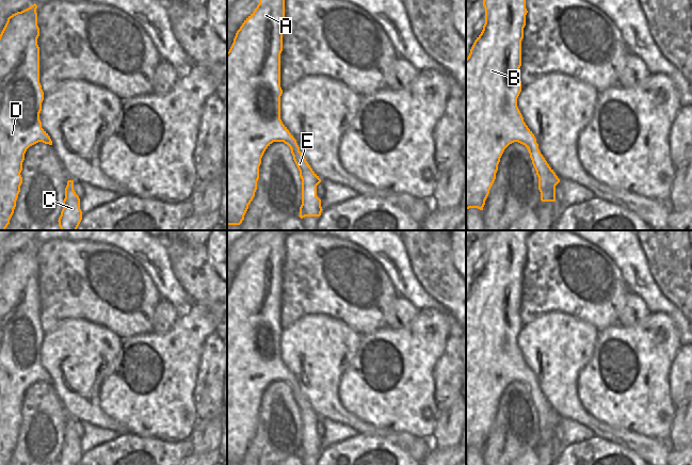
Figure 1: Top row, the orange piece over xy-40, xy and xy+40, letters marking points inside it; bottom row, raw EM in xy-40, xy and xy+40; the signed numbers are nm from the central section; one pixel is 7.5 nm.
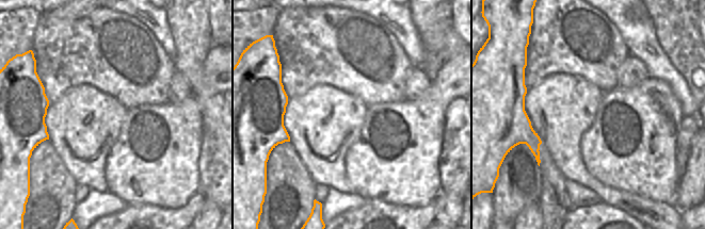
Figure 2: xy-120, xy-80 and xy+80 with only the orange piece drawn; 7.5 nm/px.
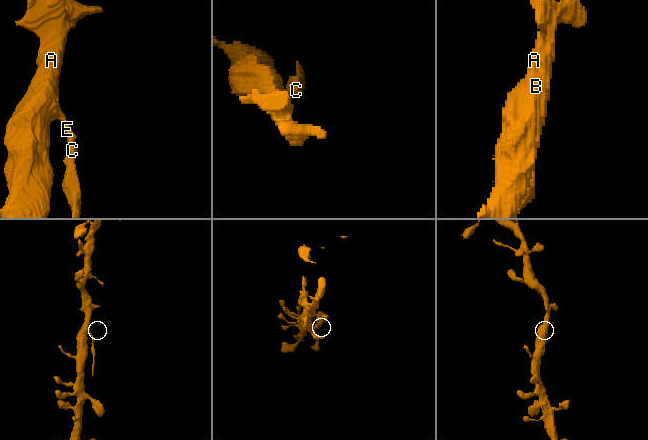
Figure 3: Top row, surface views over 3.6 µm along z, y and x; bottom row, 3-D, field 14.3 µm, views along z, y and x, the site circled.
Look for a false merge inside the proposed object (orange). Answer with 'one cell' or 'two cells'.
two cells

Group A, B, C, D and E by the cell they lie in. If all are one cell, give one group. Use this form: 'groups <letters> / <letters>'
groups A B D / C E

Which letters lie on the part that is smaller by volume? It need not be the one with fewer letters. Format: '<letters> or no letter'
C, E

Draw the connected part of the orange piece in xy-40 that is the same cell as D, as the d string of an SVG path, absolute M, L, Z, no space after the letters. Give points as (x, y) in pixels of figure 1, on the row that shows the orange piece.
M34 3L10 16L0 34L0 230L5 230L16 207L27 149L38 142L52 145L39 119L44 92L39 83L36 9Z

